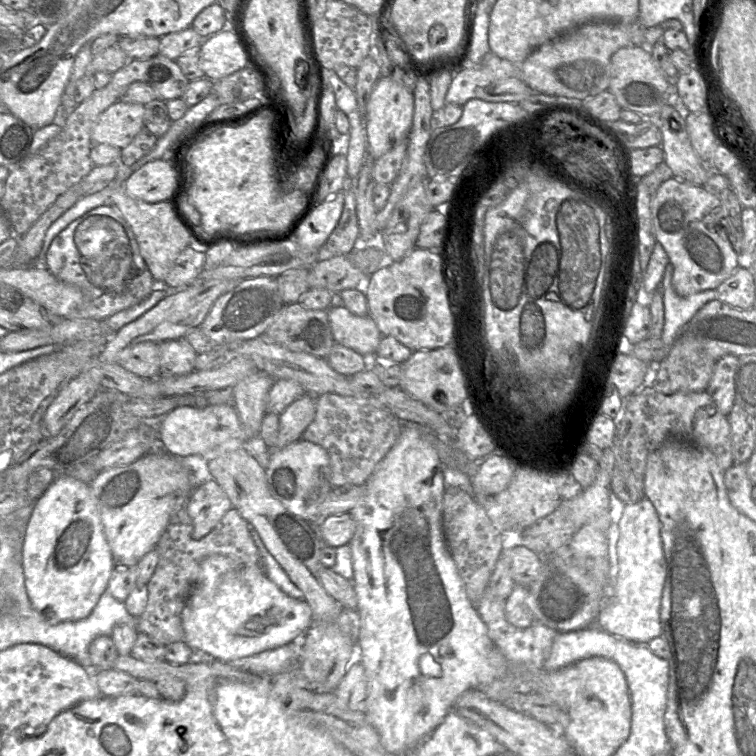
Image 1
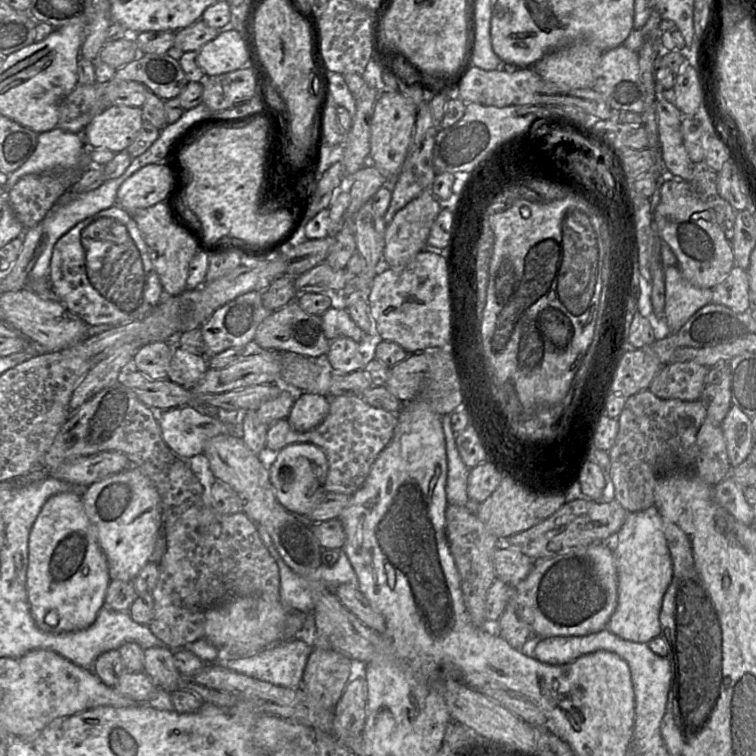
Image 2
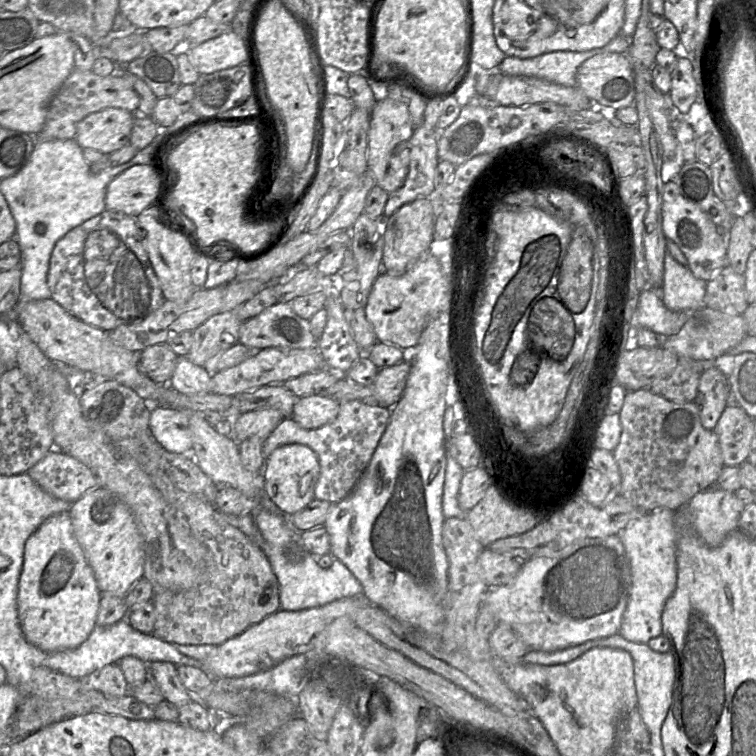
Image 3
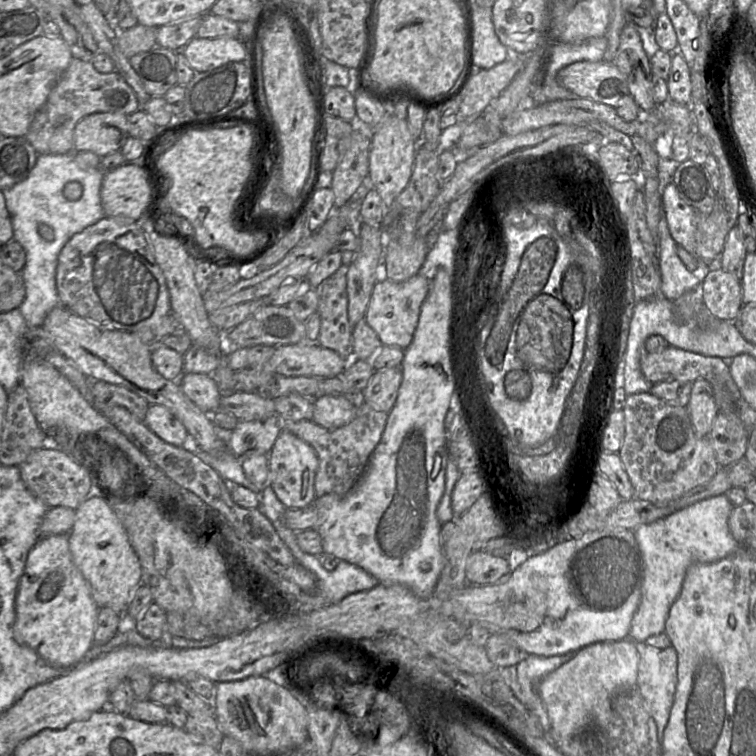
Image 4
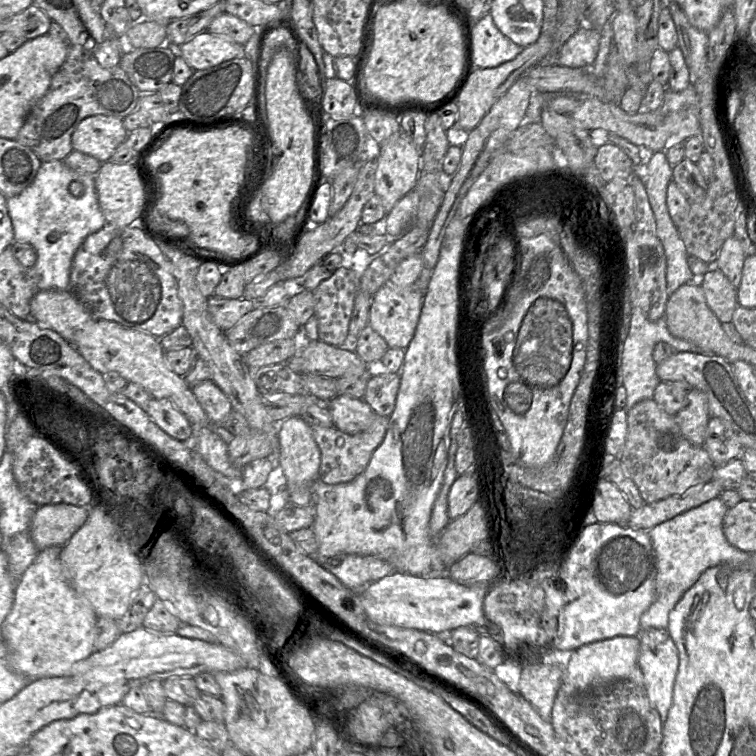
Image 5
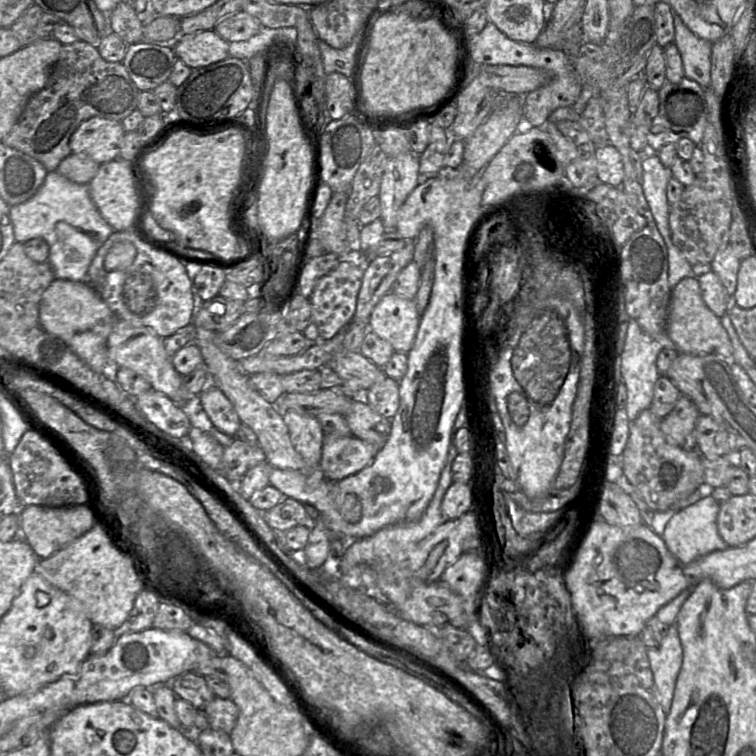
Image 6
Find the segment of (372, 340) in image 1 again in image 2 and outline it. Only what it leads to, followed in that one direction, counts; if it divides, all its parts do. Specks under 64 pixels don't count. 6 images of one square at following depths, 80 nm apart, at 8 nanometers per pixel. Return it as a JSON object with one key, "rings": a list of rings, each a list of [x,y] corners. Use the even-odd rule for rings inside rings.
{"rings":[[[328,308],[321,315],[322,329],[329,340],[349,337],[357,343],[368,345],[368,335],[357,326],[346,309]]]}

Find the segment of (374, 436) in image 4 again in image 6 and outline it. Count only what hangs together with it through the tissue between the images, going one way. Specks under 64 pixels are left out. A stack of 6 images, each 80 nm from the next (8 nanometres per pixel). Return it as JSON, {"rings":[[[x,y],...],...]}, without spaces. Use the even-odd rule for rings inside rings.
{"rings":[[[325,434],[320,468],[329,481],[352,476],[371,464],[378,449],[354,436]]]}

